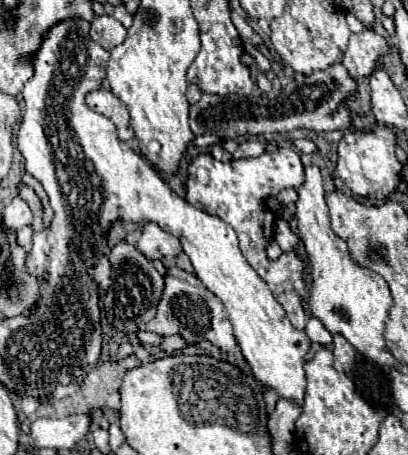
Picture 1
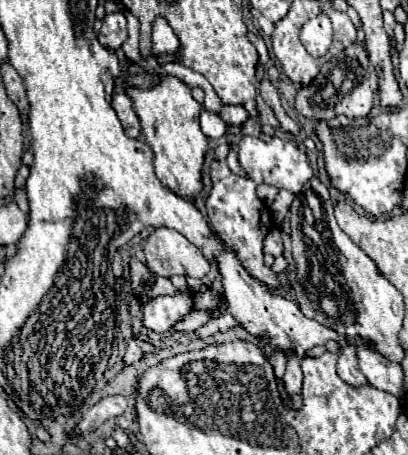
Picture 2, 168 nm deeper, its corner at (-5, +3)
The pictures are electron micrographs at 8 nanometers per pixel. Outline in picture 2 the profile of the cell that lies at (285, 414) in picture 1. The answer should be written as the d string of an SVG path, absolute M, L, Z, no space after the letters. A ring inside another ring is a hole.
M290 356L282 382L284 382L284 388L286 388L288 396L300 396L300 390L302 390L302 370L300 370L300 360L296 356Z

